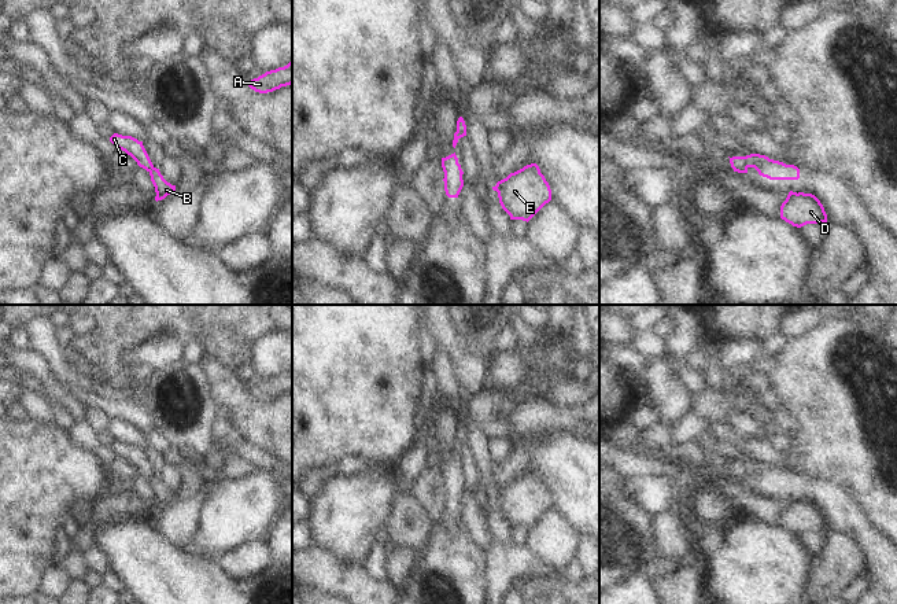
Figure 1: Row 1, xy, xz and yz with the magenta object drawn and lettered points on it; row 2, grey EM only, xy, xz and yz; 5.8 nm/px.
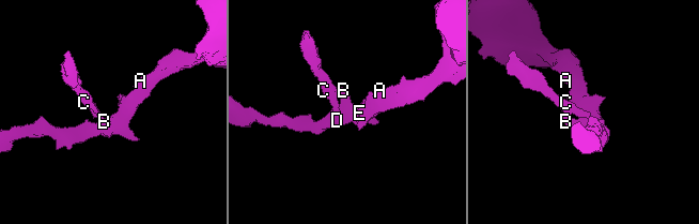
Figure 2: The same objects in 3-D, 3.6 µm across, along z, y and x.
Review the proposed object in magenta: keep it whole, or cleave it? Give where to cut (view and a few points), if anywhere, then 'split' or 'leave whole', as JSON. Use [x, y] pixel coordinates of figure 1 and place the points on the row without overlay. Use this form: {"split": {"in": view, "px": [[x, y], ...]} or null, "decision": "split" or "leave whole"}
{"split": {"in": "xy", "px": [[152, 472], [148, 478]]}, "decision": "split"}

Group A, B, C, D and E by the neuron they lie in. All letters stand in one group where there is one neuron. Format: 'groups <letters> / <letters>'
groups A B D E / C

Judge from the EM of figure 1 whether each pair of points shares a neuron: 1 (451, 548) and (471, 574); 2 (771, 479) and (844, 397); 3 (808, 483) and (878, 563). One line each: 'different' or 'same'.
1: same
2: different
3: same

